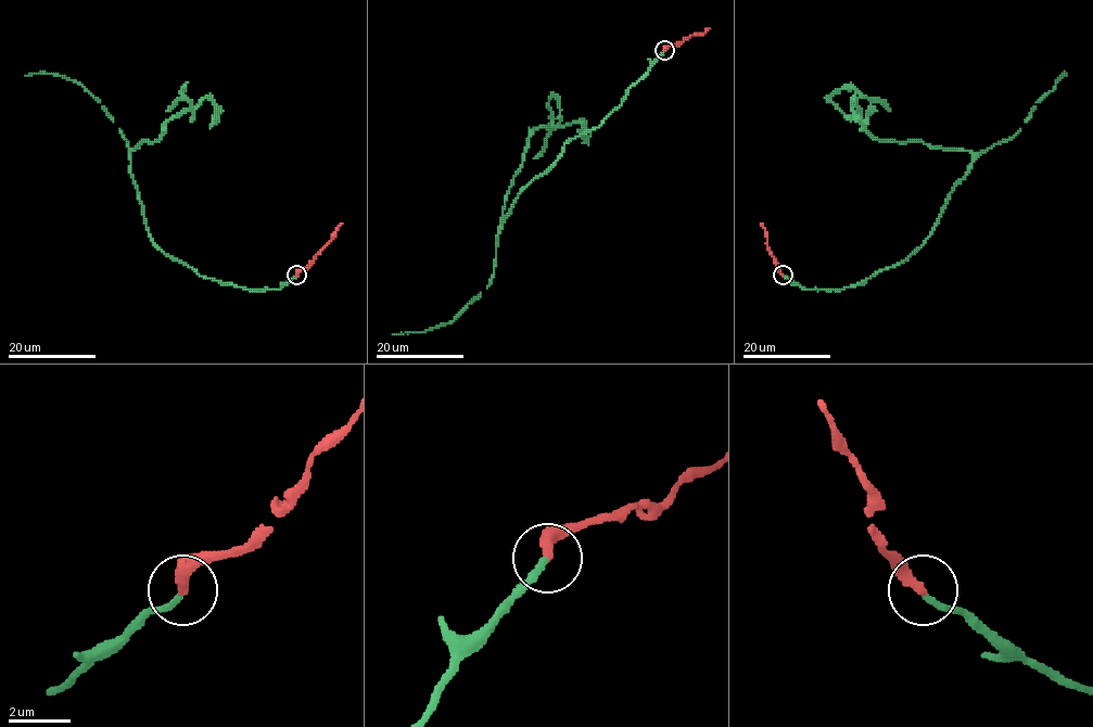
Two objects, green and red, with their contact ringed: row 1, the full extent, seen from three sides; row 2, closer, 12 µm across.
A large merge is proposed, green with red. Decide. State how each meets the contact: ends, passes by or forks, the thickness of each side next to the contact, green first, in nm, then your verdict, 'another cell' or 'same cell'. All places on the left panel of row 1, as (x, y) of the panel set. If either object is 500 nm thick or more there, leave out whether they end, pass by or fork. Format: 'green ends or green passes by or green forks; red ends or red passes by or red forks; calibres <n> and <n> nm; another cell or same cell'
green ends; red ends; calibres 190 and 360 nm; same cell

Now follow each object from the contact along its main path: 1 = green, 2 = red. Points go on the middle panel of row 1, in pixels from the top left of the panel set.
1: (664, 51), (598, 127), (571, 138), (521, 191), (497, 240), (526, 142), (560, 119), (554, 96), (534, 158)
2: (664, 51), (709, 28)

